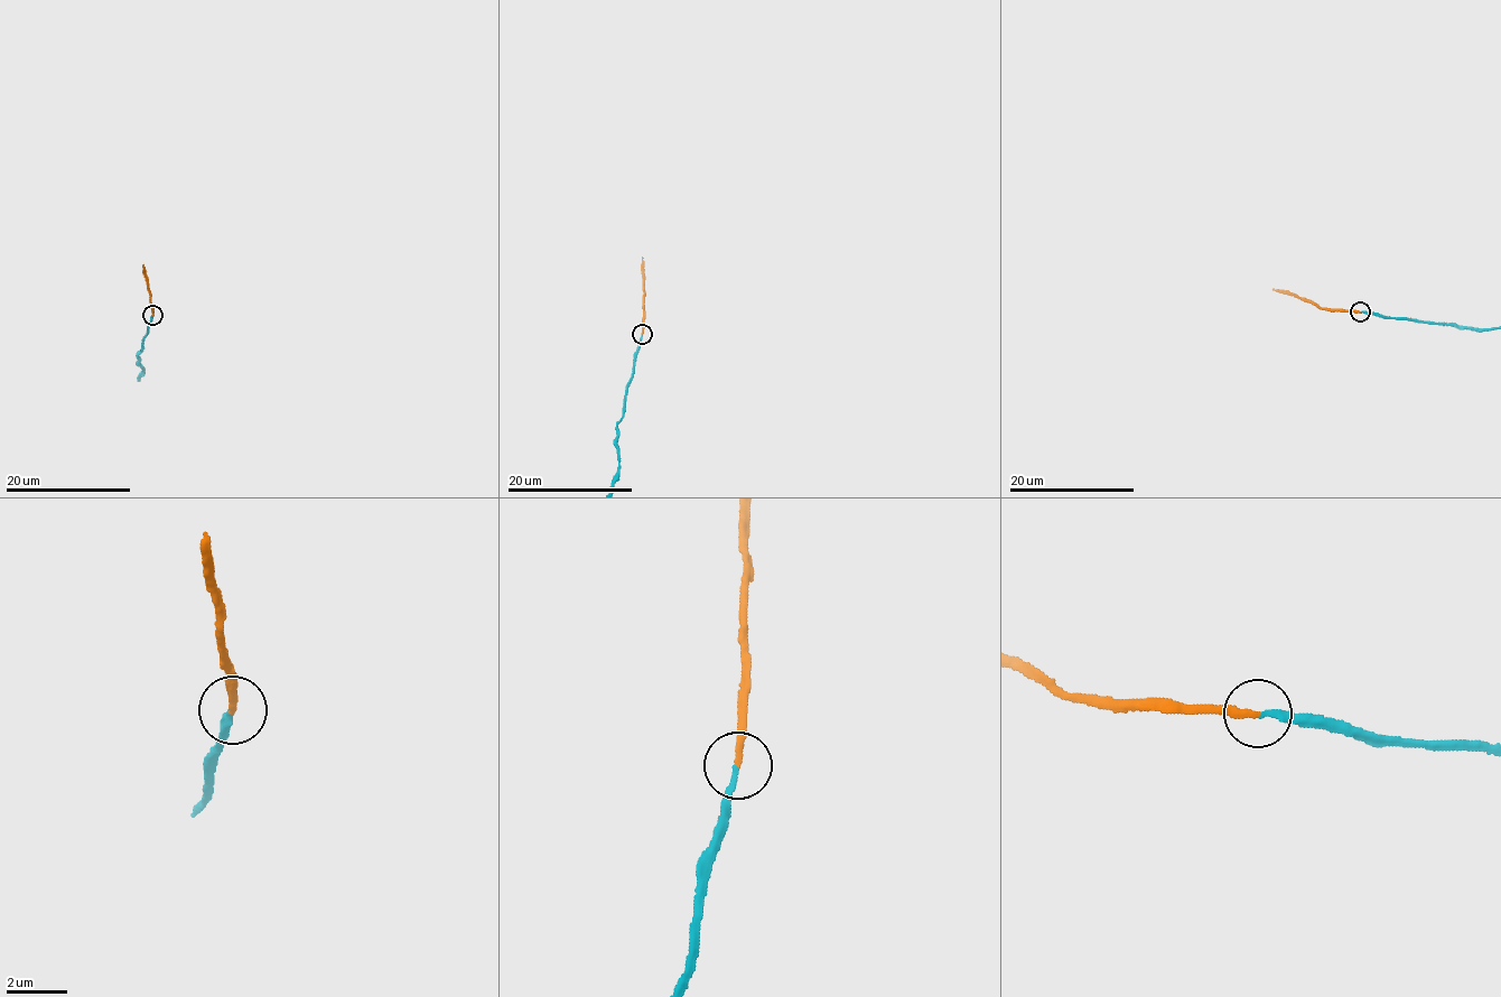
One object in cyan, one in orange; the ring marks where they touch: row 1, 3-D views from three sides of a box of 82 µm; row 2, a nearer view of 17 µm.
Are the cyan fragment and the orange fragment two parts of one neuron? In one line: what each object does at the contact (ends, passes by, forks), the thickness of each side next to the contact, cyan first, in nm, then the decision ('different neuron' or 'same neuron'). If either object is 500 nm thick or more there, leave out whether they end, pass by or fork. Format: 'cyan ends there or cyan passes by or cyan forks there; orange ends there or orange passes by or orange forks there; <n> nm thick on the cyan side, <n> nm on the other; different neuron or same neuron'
cyan ends there; orange ends there; 200 nm thick on the cyan side, 240 nm on the other; same neuron

